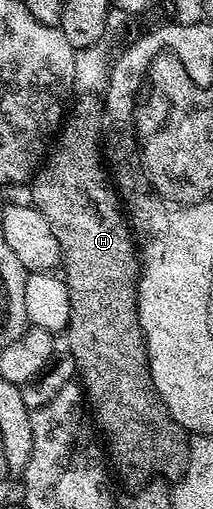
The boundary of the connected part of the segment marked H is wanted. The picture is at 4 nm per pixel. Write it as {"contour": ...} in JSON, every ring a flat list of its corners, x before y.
{"contour":[[82,94,71,102,66,120,61,124,50,152,31,178,32,204,42,211,42,215,46,215,46,223,50,223,54,239,58,239,62,276,70,291,66,349,74,355,79,384,90,406,91,416,96,416,94,421,106,442,115,476,120,476,131,487,143,487,153,479,167,479,175,483,188,466,190,434,180,426,178,419,174,419,174,415,170,415,150,375,148,348,136,306,136,287,140,276,138,245,126,220,120,195,106,168,101,145,103,124,104,103,101,94]]}

